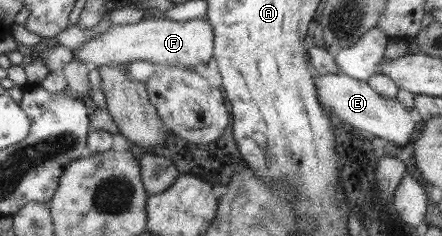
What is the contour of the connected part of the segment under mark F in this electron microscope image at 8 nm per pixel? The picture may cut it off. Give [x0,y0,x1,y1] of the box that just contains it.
[73,18,214,66]

